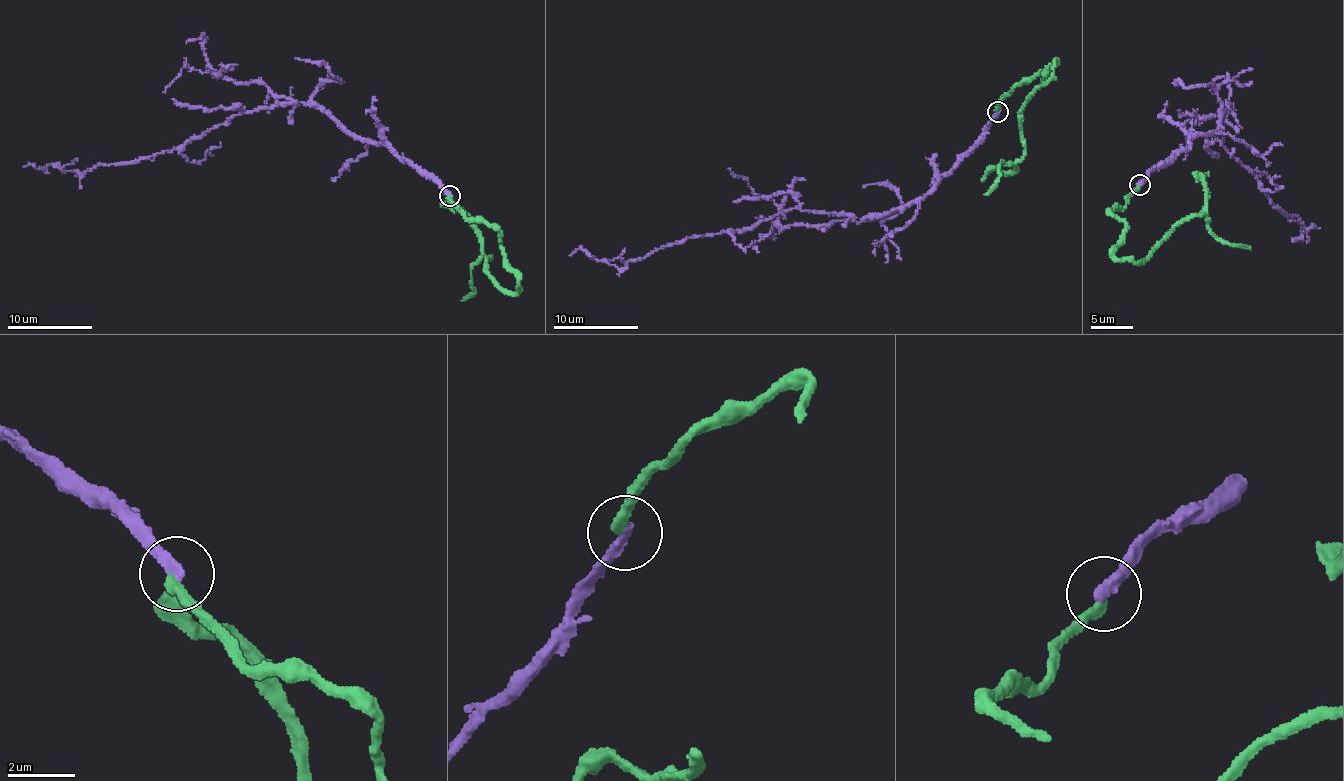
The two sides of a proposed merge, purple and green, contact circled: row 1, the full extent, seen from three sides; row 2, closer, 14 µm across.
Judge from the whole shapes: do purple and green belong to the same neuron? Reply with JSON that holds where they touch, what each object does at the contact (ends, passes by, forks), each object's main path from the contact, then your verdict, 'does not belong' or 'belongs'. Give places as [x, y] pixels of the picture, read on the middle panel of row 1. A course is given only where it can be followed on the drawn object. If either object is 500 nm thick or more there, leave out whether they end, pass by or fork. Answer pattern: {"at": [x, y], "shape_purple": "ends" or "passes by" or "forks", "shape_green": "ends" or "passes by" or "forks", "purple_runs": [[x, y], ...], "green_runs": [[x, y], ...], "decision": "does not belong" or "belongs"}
{"at": [998, 111], "shape_purple": "ends", "shape_green": "ends", "purple_runs": [[998, 111], [922, 198], [880, 215], [859, 222], [789, 208], [623, 267], [579, 248], [569, 255]], "green_runs": [[998, 111], [1013, 86], [1042, 74], [1043, 84], [1053, 65], [1022, 112], [1018, 169], [989, 170], [982, 181]], "decision": "does not belong"}

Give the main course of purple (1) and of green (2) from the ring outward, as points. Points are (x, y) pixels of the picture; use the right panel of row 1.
1: (1139, 185), (1190, 141), (1216, 133), (1226, 111), (1223, 147), (1281, 211), (1311, 227), (1294, 240), (1302, 241)
2: (1139, 185), (1111, 212), (1125, 222), (1118, 259), (1136, 263), (1205, 210), (1198, 176), (1209, 172)

